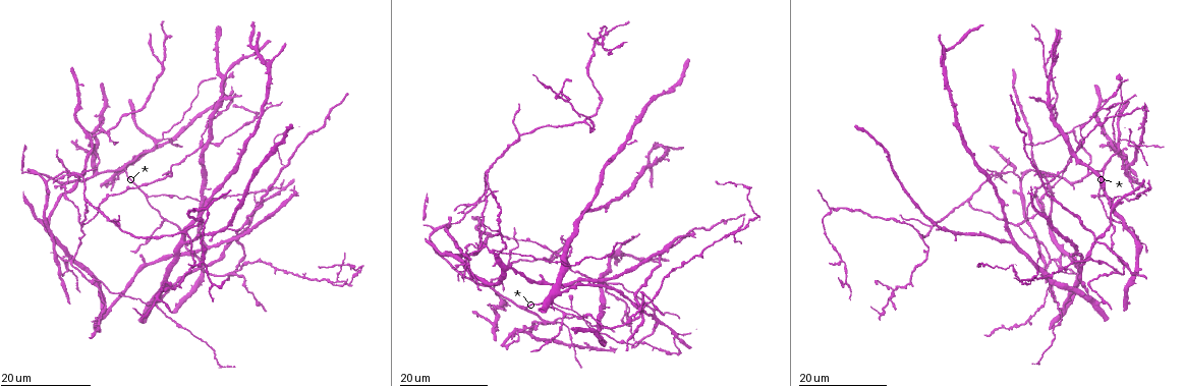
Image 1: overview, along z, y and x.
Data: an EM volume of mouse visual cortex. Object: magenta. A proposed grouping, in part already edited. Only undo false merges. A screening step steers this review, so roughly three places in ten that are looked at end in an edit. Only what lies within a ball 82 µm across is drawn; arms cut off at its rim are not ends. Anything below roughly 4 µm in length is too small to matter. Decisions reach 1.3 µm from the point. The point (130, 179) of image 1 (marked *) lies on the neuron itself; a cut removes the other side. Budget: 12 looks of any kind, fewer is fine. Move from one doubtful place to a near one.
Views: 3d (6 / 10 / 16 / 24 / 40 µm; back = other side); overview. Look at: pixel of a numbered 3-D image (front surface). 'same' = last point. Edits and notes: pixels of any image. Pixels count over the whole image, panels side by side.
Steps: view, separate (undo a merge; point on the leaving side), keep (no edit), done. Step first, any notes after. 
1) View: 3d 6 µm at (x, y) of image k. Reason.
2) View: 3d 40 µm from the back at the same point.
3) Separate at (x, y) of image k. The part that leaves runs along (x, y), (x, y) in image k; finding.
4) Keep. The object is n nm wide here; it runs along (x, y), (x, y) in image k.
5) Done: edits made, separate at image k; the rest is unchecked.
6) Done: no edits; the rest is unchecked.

View: 3d 24 µm at (156, 142) of image 1. Four arms meet.

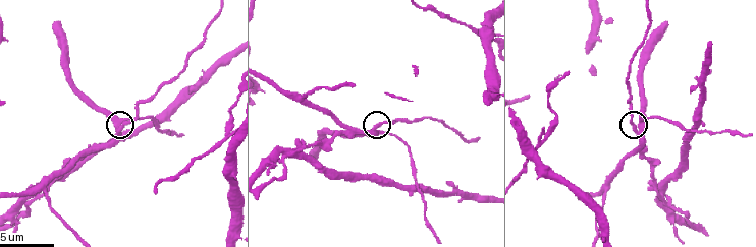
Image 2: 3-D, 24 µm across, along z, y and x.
View: 3d 10 µm at (120, 126) of image 2.

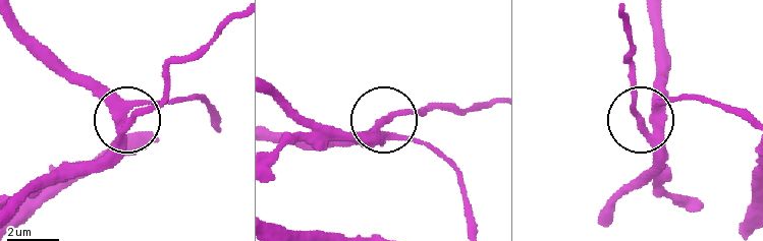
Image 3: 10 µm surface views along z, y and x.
Keep. The object is 360 nm wide here; it runs along (18, 202), (45, 178), (104, 156), (137, 106), (187, 97) in image 3; all the same neuron.

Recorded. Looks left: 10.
View: 3d 24 µm at (630, 300) of image 1. Two arms in line, one across.

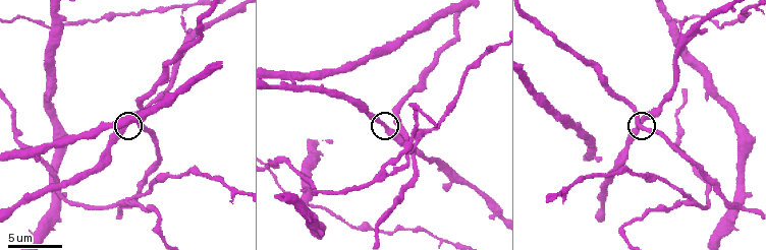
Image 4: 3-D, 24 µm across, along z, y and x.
View: 3d 10 µm at (384, 123) of image 4.

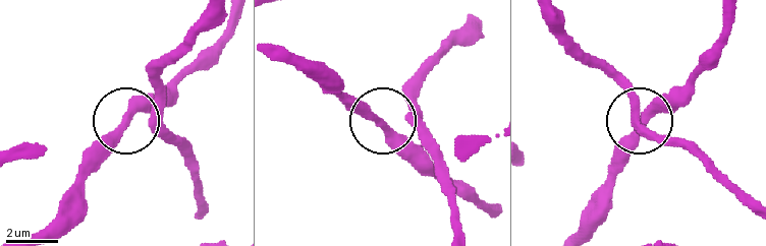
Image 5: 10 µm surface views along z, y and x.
Keep. The object is 250 nm wide here; it runs along (235, 22), (176, 81), (128, 116), (155, 101), (161, 70) in image 5; all the same neuron.

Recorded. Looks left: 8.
View: 3d 16 µm at (229, 104) of image 1. A fork.

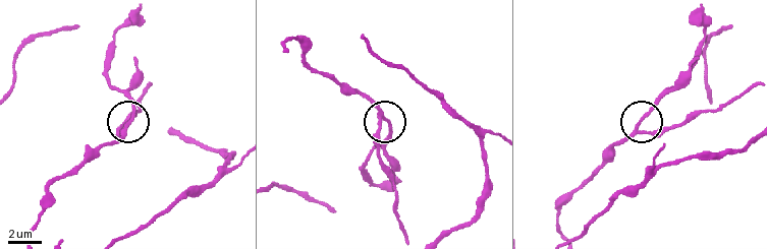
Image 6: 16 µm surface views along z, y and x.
View: 3d 10 µm at (380, 118) of image 6.

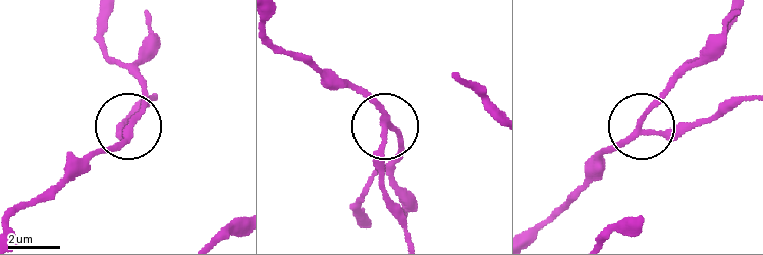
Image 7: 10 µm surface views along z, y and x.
Keep. The side arm is 10 µm long; it runs along (273, 38), (351, 84), (371, 104), (384, 130), (384, 194) in image 7; one neuron here.

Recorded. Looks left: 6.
View: 3d 16 µm at (1089, 295) of image 1.

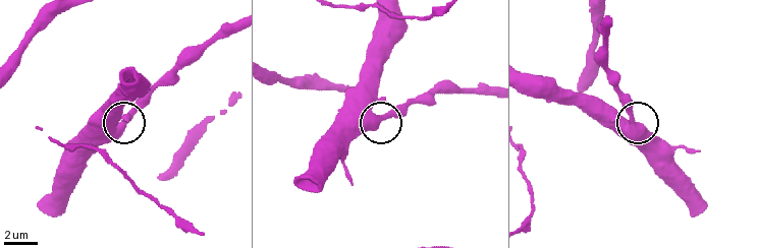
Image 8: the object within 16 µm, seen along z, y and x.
View: 3d 10 µm at (121, 128) of image 8.

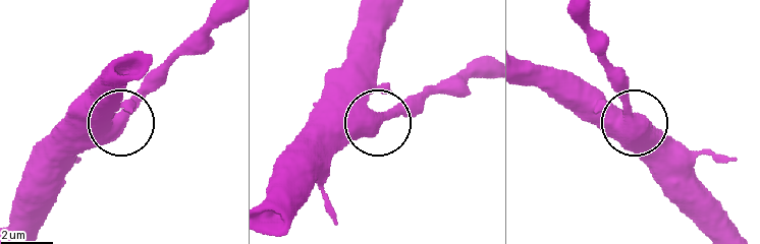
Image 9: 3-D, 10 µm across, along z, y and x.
View: 3d 10 µm from the back at (379, 122) of image 9.

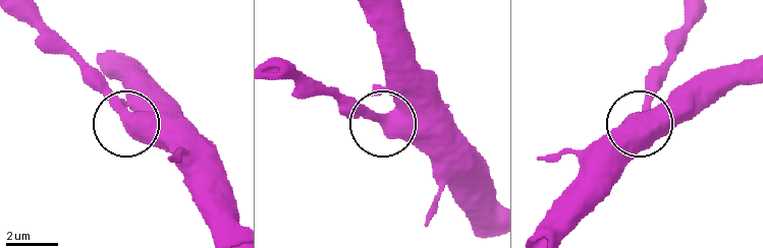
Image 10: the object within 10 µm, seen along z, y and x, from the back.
Keep. One neuron here.

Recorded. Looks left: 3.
View: 3d 16 µm at (1021, 221) of image 1. Four arms meet.

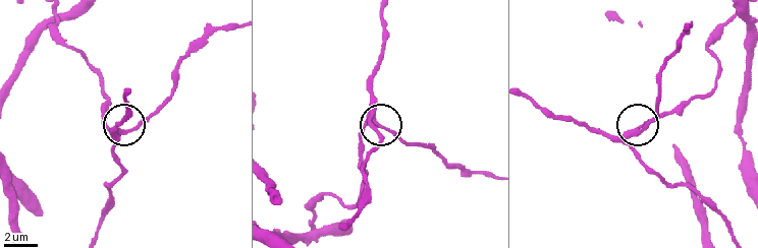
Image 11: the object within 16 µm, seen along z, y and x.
View: 3d 10 µm at (378, 125) of image 11.

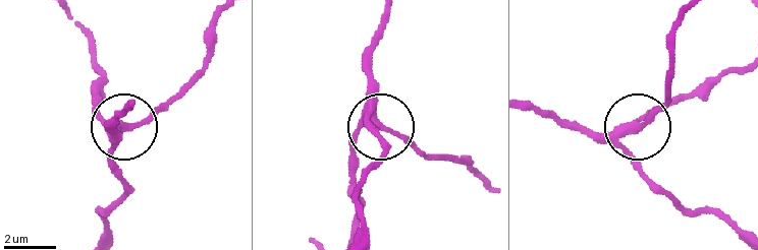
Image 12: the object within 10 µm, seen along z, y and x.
Keep. 4 arms meet here; it runs along (527, 101), (599, 131), (626, 131), (669, 101) in image 12; continuous, no second neuron.

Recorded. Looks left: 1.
Done: no edits; the rest is unchecked.

